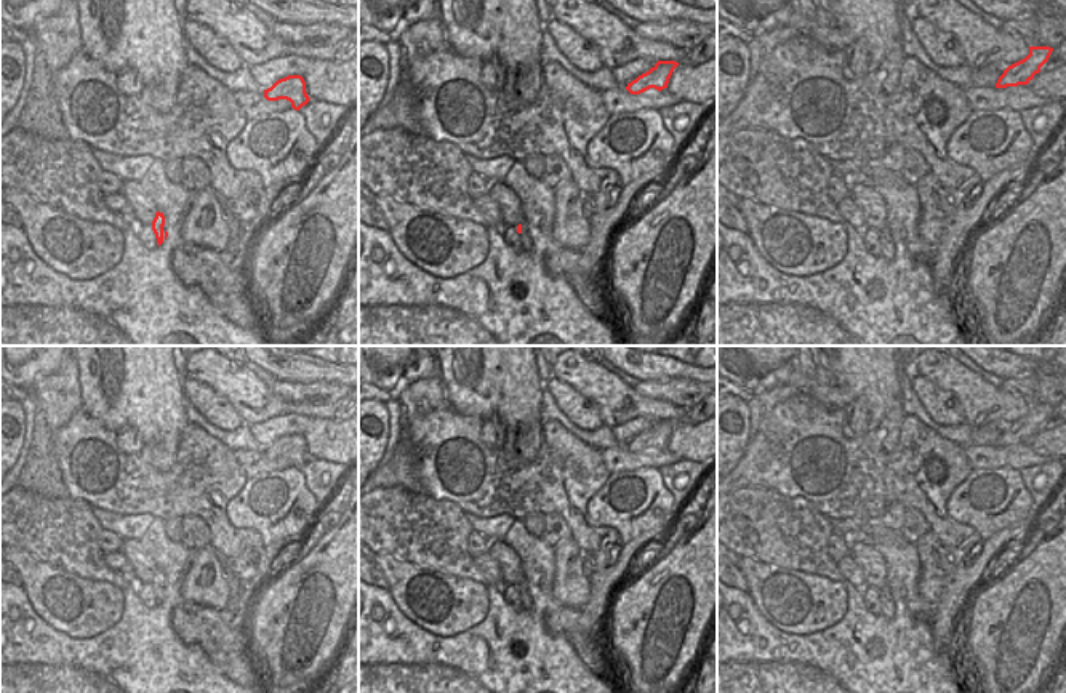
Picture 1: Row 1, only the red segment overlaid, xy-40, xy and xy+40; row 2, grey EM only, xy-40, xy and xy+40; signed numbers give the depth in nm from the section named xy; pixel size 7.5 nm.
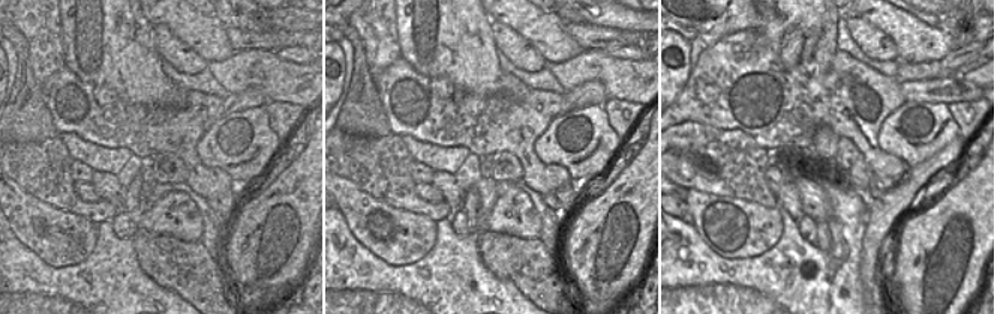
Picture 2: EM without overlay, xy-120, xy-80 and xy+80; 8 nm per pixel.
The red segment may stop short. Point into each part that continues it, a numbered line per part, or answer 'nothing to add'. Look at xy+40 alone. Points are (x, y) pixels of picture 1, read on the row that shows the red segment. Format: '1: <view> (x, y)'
nothing to add

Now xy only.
1: xy (525, 240)

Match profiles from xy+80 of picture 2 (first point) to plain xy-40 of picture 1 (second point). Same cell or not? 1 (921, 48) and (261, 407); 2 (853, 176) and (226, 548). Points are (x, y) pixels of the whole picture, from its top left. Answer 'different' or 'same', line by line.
1: same
2: different

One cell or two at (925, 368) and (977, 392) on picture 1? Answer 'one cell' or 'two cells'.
one cell

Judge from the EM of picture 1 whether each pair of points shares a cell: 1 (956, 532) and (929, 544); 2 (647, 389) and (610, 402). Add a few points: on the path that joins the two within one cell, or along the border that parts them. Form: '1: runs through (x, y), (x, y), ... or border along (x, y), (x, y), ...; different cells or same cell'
1: border along (929, 530), (943, 546); different cells
2: border along (633, 388), (645, 397), (663, 399), (673, 405); different cells

